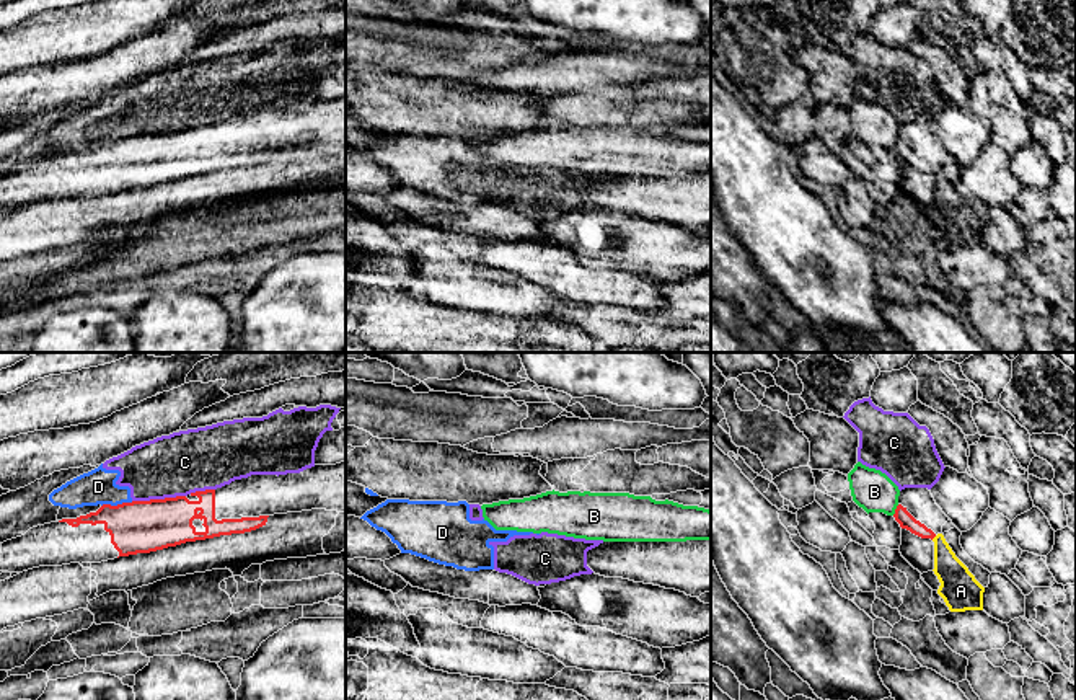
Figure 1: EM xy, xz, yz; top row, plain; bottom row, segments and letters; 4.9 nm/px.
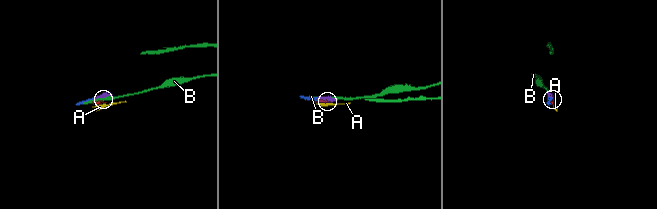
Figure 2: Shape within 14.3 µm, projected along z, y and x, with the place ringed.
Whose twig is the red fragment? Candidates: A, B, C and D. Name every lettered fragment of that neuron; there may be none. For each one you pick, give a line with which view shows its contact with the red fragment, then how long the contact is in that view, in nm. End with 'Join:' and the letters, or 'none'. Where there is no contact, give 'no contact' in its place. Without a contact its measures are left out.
Join: none

